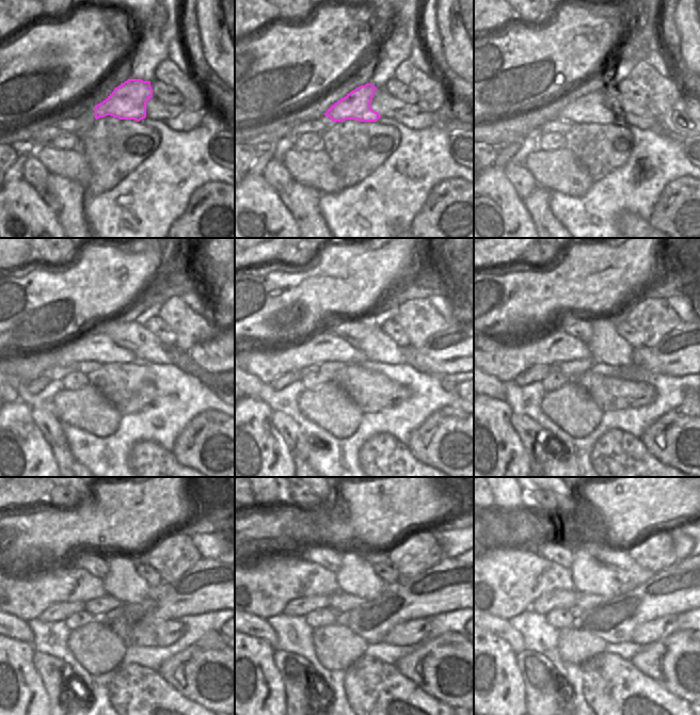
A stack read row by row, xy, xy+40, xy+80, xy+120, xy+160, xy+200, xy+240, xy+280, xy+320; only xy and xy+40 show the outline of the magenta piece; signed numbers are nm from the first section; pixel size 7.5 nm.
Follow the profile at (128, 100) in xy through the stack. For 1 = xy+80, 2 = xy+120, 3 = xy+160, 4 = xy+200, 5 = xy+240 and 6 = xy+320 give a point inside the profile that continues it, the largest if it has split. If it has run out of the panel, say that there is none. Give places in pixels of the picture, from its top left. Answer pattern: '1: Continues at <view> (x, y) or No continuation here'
1: Continues at xy+80 (589, 109)
2: Continues at xy+120 (29, 365)
3: Continues at xy+160 (266, 362)
4: Continues at xy+200 (504, 358)
5: Continues at xy+240 (25, 591)
6: Continues at xy+320 (500, 577).

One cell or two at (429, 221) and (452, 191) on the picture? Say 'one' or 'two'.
one

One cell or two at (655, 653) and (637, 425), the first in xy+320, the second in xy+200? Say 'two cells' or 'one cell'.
two cells

